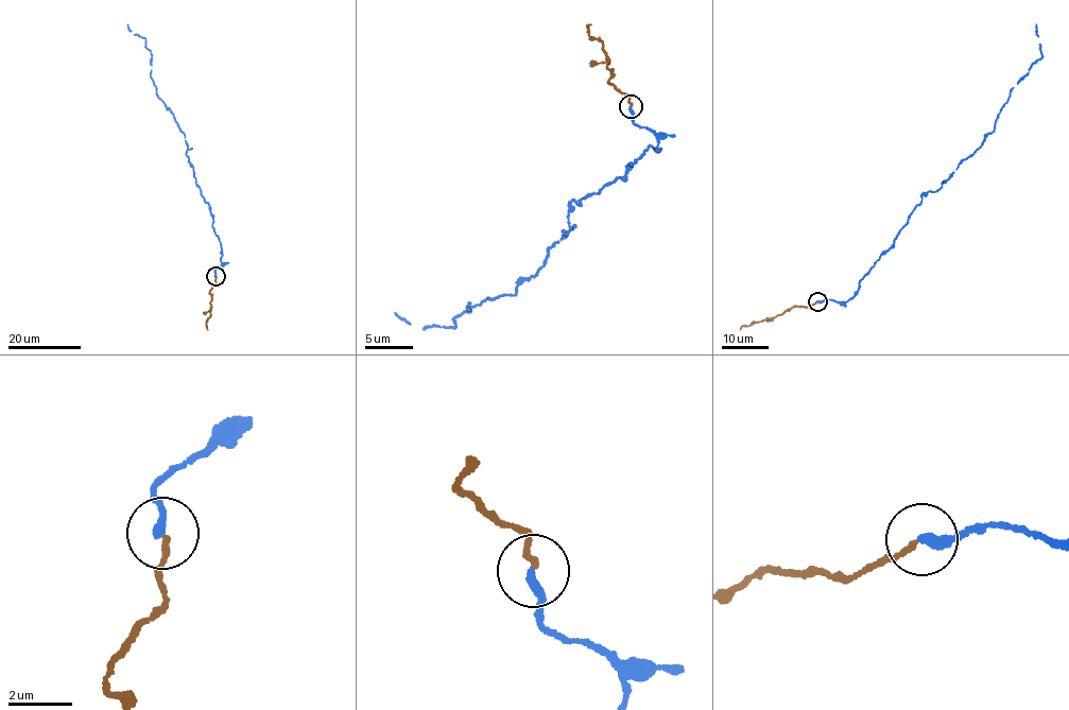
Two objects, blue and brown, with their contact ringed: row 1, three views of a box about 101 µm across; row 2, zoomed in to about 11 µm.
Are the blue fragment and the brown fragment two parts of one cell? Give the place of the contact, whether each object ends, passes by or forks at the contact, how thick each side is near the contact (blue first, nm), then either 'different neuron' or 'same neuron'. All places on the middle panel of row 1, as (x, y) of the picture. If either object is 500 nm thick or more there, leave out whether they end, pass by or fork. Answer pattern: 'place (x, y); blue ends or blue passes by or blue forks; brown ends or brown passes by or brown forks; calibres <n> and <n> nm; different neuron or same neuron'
place (631, 106); blue ends; brown ends; calibres 320 and 170 nm; same neuron

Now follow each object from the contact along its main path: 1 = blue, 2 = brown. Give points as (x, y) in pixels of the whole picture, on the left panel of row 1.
1: (216, 276), (222, 255), (209, 205), (195, 184), (184, 134), (151, 76), (151, 51), (127, 24)
2: (216, 276), (216, 283), (209, 292), (211, 309), (207, 329)

